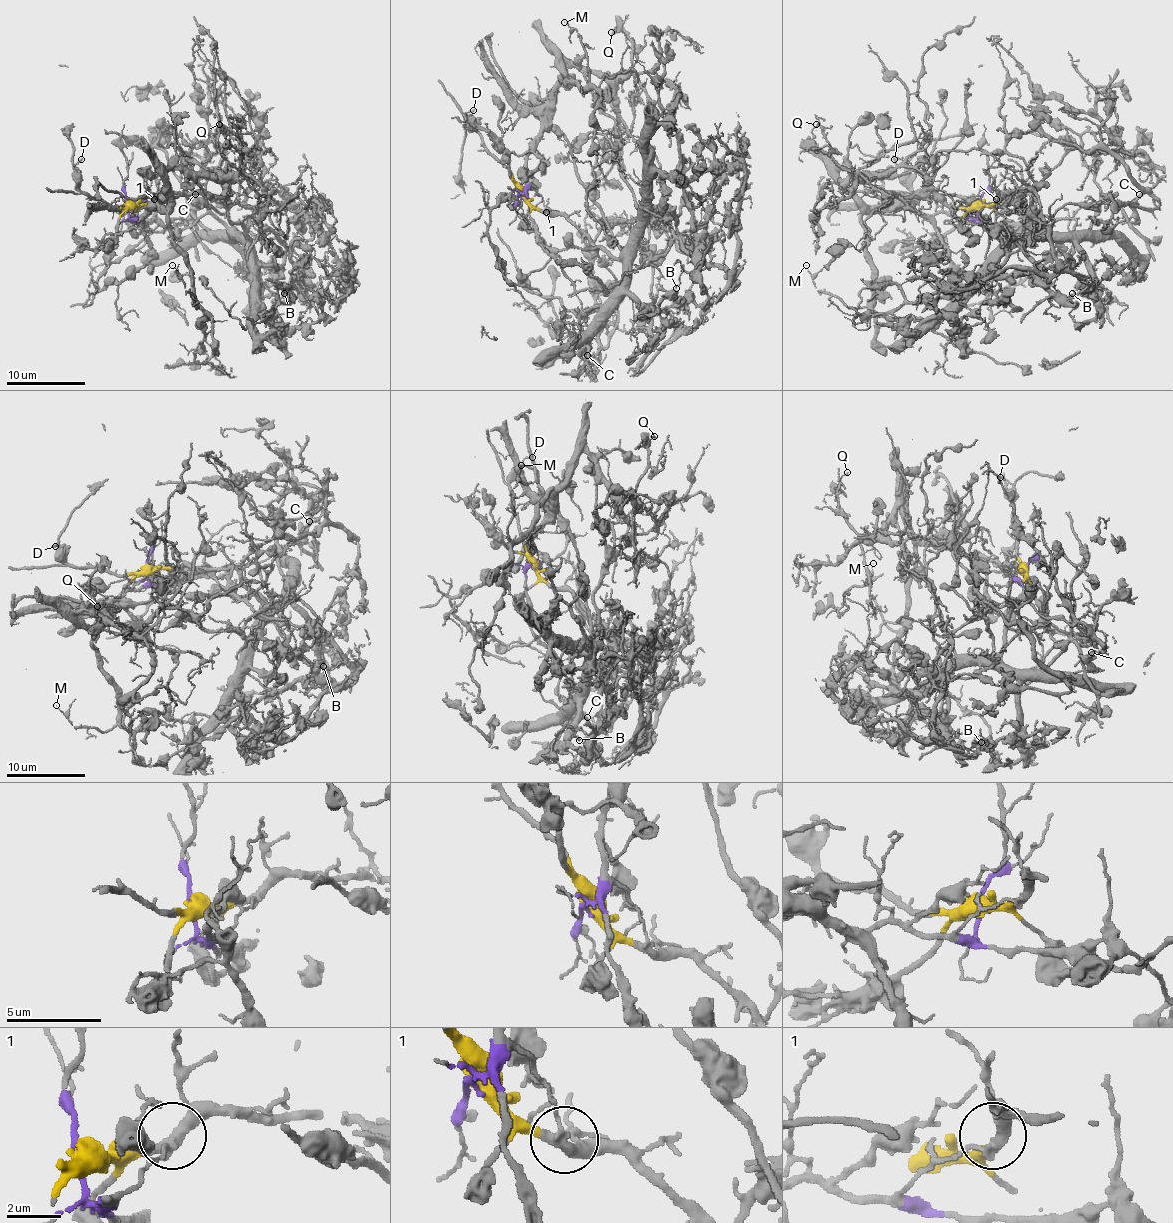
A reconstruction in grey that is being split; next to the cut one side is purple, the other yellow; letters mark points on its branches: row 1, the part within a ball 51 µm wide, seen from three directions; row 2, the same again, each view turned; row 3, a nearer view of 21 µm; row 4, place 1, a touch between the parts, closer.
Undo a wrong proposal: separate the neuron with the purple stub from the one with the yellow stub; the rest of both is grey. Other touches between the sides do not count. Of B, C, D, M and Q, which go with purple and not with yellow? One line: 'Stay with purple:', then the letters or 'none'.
Stay with purple: M, Q

